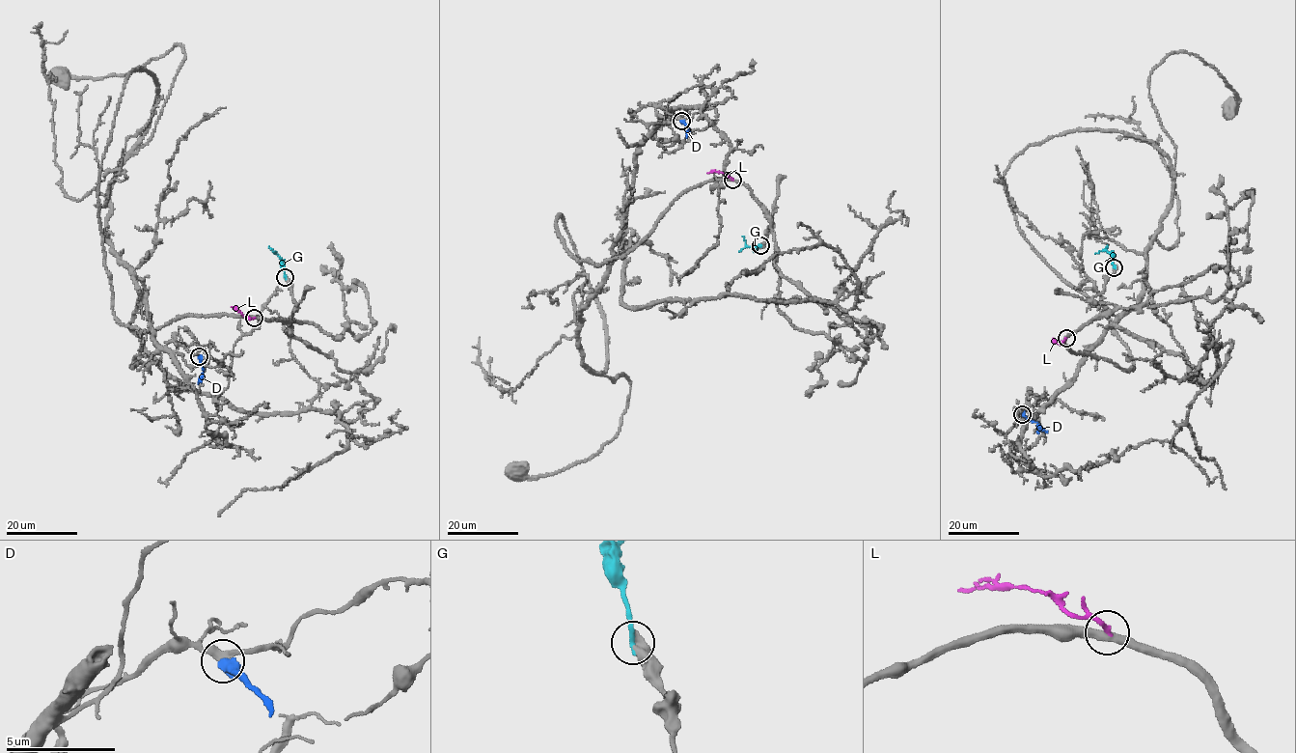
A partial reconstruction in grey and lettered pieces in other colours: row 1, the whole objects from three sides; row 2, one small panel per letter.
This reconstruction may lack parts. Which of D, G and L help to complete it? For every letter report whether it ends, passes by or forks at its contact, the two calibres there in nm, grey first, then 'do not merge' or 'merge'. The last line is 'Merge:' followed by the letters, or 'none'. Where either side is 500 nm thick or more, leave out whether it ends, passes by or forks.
D: 320/500 nm | do not merge
G: 700/240 nm | do not merge
L: it ends | 400/200 nm | do not merge
Merge: none

